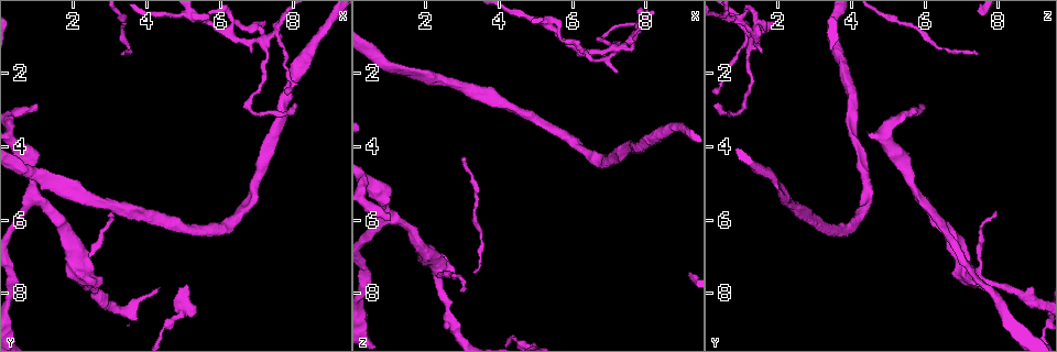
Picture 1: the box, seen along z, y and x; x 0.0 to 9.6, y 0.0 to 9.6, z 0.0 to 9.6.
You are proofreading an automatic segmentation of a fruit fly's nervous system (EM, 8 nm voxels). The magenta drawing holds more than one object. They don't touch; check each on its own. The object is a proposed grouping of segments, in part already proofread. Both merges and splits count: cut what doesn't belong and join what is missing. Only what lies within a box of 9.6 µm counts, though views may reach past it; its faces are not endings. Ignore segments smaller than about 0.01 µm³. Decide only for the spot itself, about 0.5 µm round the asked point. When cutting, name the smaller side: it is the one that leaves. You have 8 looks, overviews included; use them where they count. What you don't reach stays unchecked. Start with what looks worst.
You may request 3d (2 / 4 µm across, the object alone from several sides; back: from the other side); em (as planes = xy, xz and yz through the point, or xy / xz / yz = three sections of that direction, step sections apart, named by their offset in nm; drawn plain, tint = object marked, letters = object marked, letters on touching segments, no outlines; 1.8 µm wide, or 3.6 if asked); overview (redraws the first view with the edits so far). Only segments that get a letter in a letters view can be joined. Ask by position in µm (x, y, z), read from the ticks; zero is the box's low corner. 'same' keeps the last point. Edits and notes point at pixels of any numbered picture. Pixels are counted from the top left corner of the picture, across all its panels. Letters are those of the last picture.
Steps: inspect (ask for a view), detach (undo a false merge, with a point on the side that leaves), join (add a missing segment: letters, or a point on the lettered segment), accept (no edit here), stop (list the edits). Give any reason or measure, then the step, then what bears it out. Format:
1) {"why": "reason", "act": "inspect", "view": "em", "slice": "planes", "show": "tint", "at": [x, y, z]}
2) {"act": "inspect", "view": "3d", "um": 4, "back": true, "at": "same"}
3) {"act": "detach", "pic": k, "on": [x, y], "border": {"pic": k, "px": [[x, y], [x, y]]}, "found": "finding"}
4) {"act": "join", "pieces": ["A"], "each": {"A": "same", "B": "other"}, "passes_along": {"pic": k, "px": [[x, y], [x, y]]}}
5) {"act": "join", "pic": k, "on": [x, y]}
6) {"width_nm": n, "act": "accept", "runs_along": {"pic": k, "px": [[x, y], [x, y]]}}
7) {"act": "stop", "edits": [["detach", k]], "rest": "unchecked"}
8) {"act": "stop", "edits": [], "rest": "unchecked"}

{"why": "end of a long branch", "act": "inspect", "view": "em", "um": 3.6, "slice": "xz", "step": 4, "show": "tint", "at": [1.00, 2.95, 6.10]}

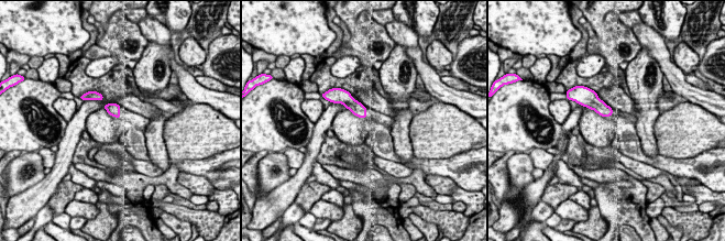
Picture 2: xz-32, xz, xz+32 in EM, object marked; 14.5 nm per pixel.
{"why": "see the neighbours", "act": "inspect", "view": "em", "um": 3.6, "slice": "xz", "step": 4, "show": "letters", "at": "same"}

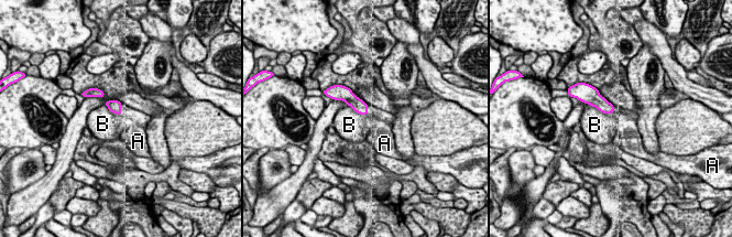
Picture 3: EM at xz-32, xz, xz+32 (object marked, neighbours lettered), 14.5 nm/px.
{"act": "accept", "each": {"A": "other", "B": "other"}, "border": {"pic": 3, "px": [[590, 105], [603, 114]]}, "found": "no lettered segment goes on from it"}

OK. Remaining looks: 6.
{"why": "four or more arms meet", "act": "inspect", "view": "em", "slice": "xz", "step": 16, "show": "tint", "at": [7.20, 1.15, 1.35]}

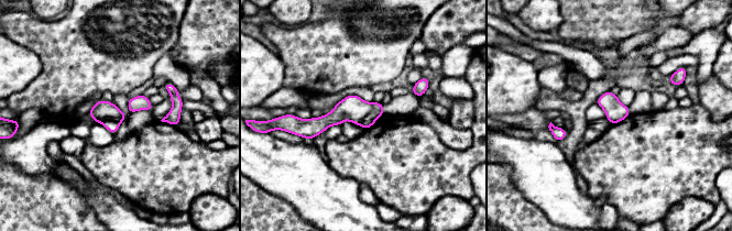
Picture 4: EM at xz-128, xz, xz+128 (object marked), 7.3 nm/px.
{"act": "inspect", "view": "em", "slice": "xz", "step": 16, "show": "letters", "at": "same"}

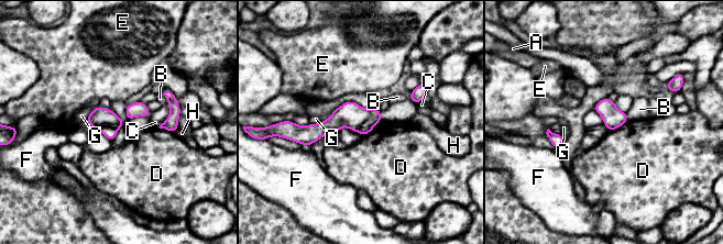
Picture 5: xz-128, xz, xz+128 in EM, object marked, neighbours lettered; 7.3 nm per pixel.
{"longest_contact_nm": ["G", 220], "act": "detach", "pic": 5, "on": [375, 117], "each": {"A": "other", "B": "other", "C": "other", "D": "other", "E": "other", "F": "other", "G": "other", "H": "other"}, "border": {"pic": 5, "px": [[369, 109], [370, 117], [357, 130]]}, "found": "two neurons meet here"}

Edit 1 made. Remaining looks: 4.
{"act": "stop", "edits": [["detach", 5]], "rest": "unchecked"}

